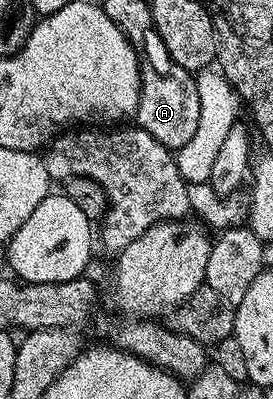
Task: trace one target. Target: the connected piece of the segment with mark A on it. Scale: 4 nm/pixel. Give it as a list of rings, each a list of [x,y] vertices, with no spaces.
[[[154,29],[148,30],[148,35],[141,43],[141,59],[145,66],[142,68],[143,84],[139,90],[139,104],[133,116],[134,122],[149,137],[161,141],[167,150],[177,153],[197,133],[197,121],[201,121],[201,97],[197,93],[196,76],[192,72],[181,69],[169,57],[169,49],[161,41]]]

